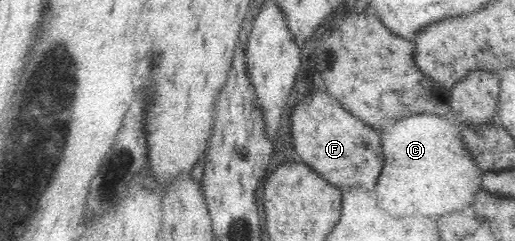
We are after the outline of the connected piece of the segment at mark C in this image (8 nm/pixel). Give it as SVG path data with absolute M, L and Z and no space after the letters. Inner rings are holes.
M422 113L406 117L379 133L385 163L375 193L387 213L445 215L461 211L475 199L475 191L481 189L483 170L469 153L458 128L458 124L451 125L445 117Z

